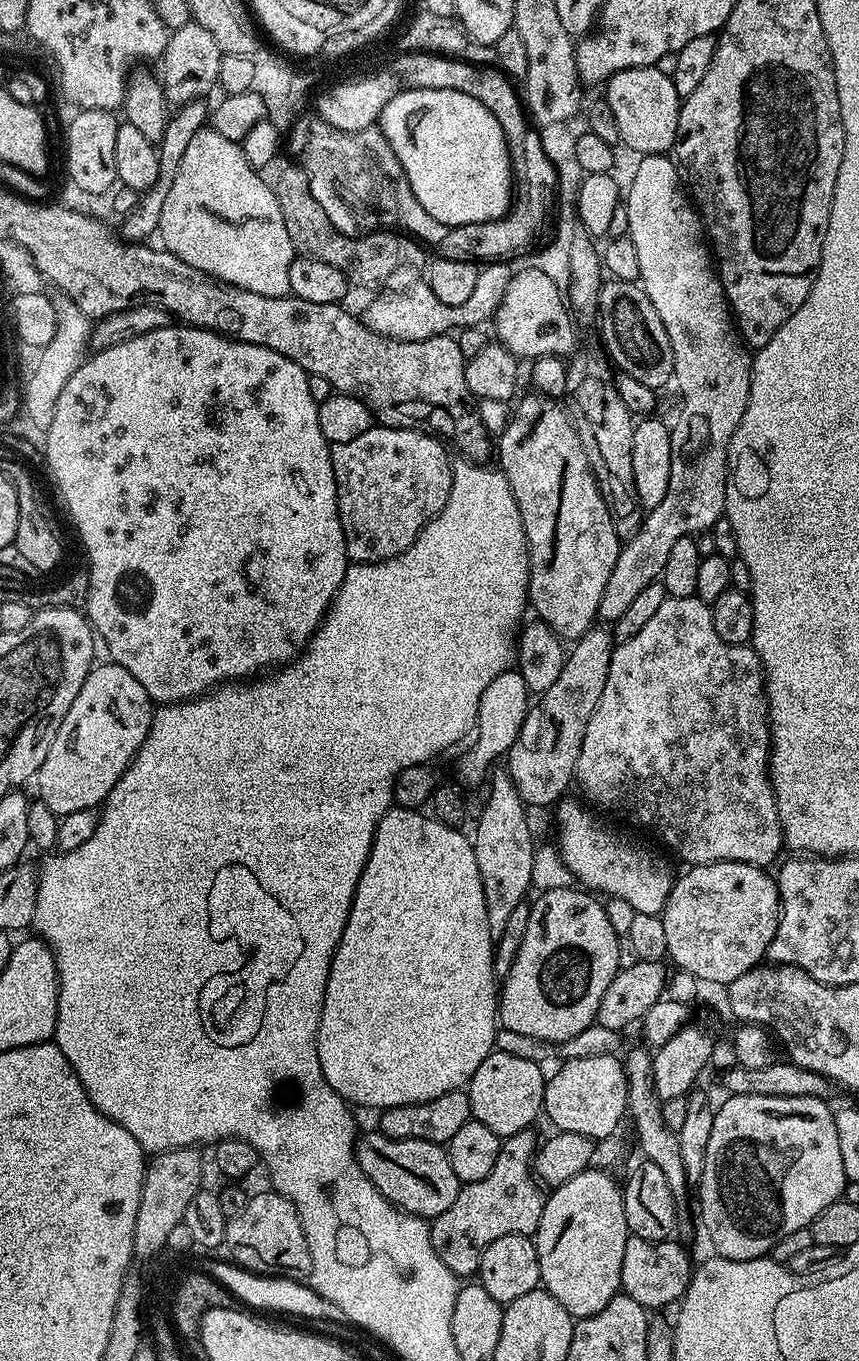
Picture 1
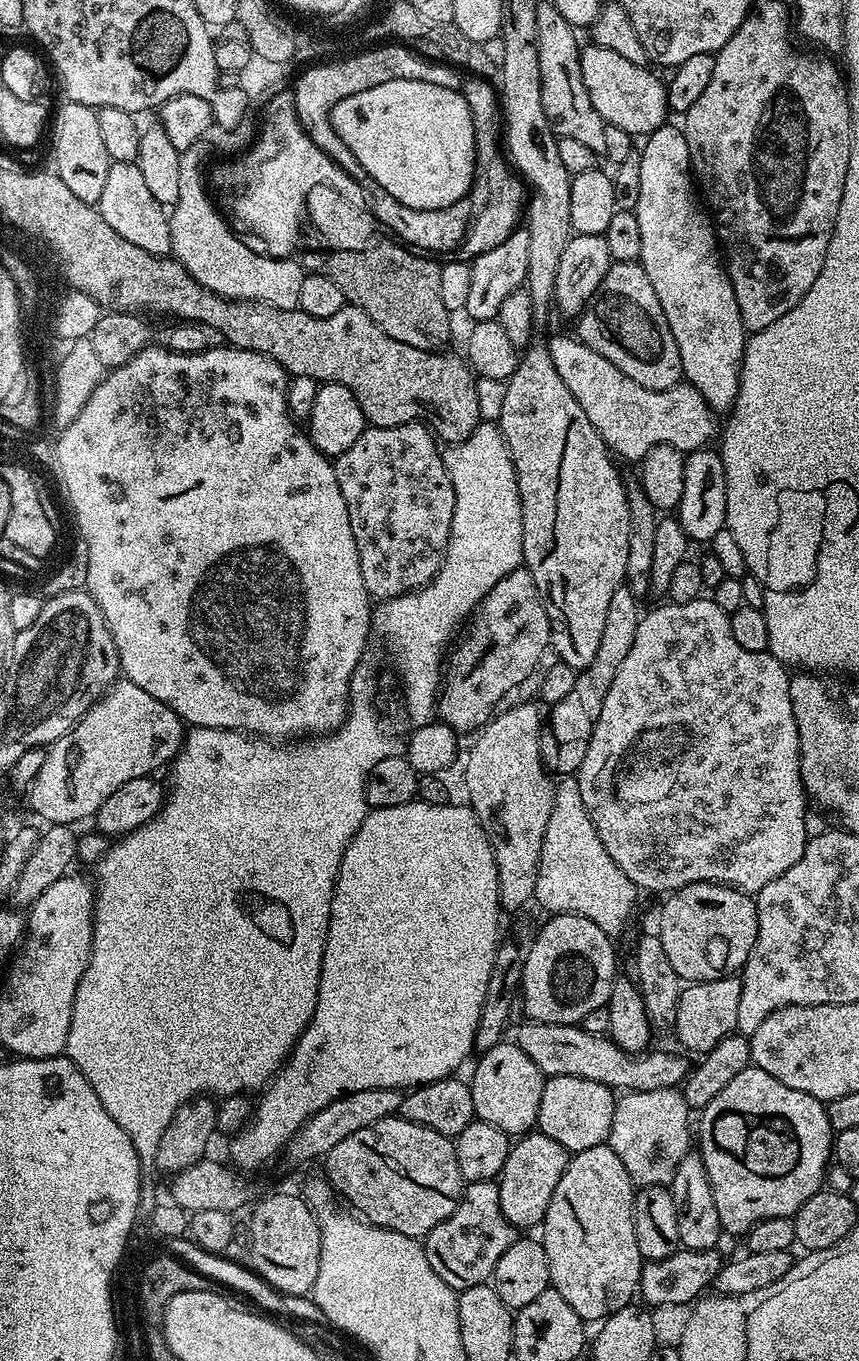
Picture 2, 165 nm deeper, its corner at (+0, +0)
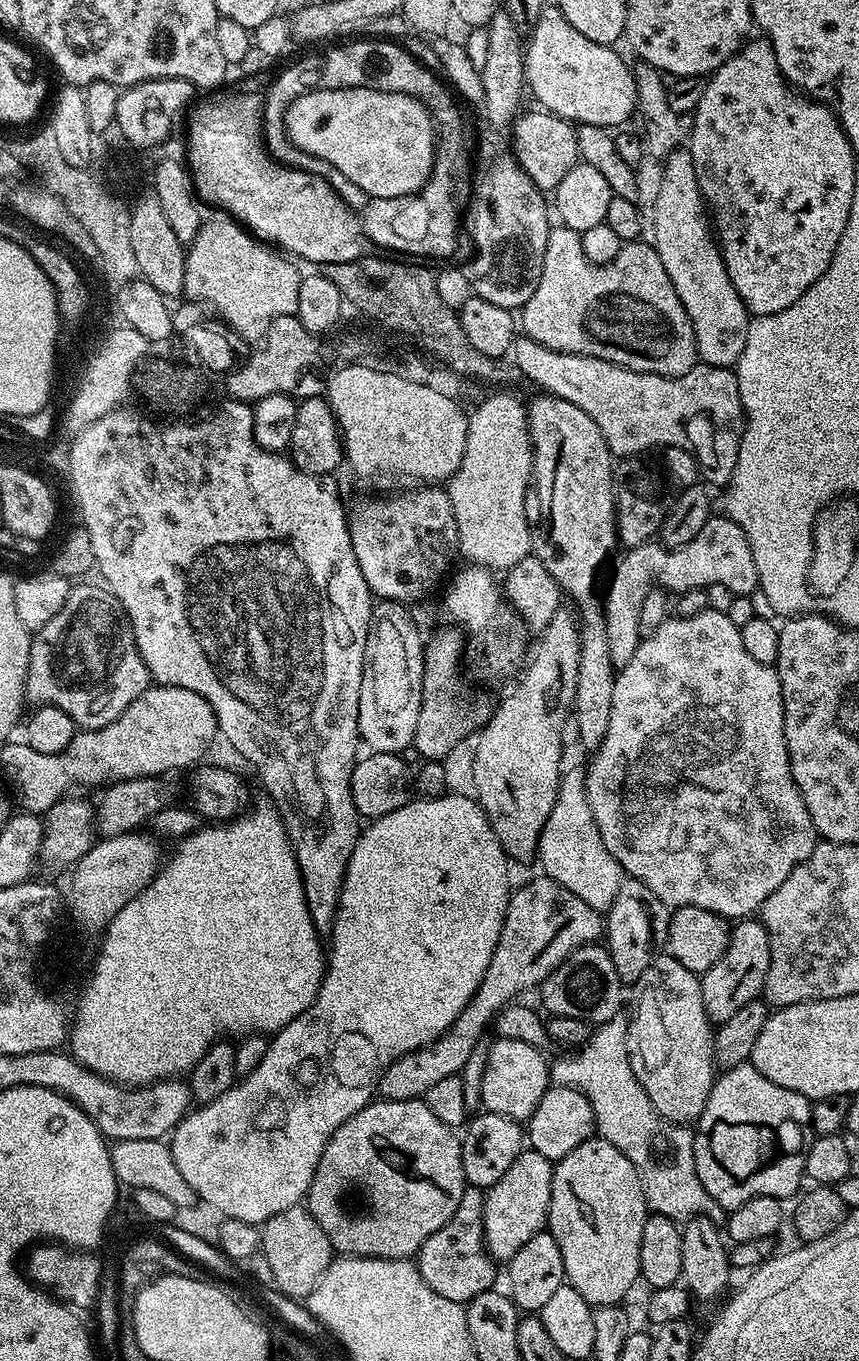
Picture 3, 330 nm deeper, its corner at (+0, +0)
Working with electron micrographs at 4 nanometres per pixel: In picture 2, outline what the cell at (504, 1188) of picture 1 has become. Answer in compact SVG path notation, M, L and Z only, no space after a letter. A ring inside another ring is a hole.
M473 1180L460 1195L458 1206L450 1218L438 1222L434 1230L423 1237L426 1262L446 1282L446 1286L463 1290L491 1281L498 1258L518 1239L517 1229L502 1214L500 1185L491 1180Z

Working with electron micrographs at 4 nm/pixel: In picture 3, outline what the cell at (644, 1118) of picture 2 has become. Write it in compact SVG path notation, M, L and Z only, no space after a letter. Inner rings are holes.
M618 1014L614 1018L610 1018L593 1031L592 1036L584 1043L583 1048L579 1049L578 1054L569 1055L572 1056L569 1060L553 1059L551 1061L551 1083L566 1088L577 1088L588 1099L594 1110L596 1132L599 1139L618 1146L618 1150L622 1150L622 1154L626 1154L626 1158L630 1158L630 1162L634 1162L634 1170L638 1170L642 1182L644 1201L655 1215L665 1216L677 1222L687 1222L693 1216L698 1215L715 1217L718 1209L714 1198L710 1198L710 1194L706 1194L706 1190L698 1178L698 1170L694 1166L693 1129L682 1124L675 1124L674 1121L658 1114L658 1110L654 1110L654 1102L650 1102L646 1090L642 1090L628 1061L627 1037L628 1016Z

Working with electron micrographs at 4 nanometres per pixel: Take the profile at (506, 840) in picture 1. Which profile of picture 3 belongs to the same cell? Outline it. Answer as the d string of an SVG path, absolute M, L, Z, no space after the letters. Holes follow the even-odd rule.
M561 610L554 614L554 618L550 618L550 626L546 626L538 633L536 645L531 645L530 655L527 657L526 663L523 665L522 671L519 673L516 685L512 688L512 693L505 698L499 705L498 703L492 709L492 716L488 719L487 724L480 729L476 744L476 753L472 756L472 784L476 787L474 791L475 799L478 801L481 808L484 809L484 815L492 823L492 829L498 839L500 845L504 847L505 852L513 861L528 860L537 855L537 844L543 828L546 826L547 819L550 818L550 812L554 809L554 804L559 796L559 784L562 775L562 765L560 766L560 755L565 755L566 750L562 746L562 726L564 719L570 715L570 709L574 698L576 697L576 687L578 686L578 662L580 661L580 630L578 620L575 615L572 616L567 610Z

